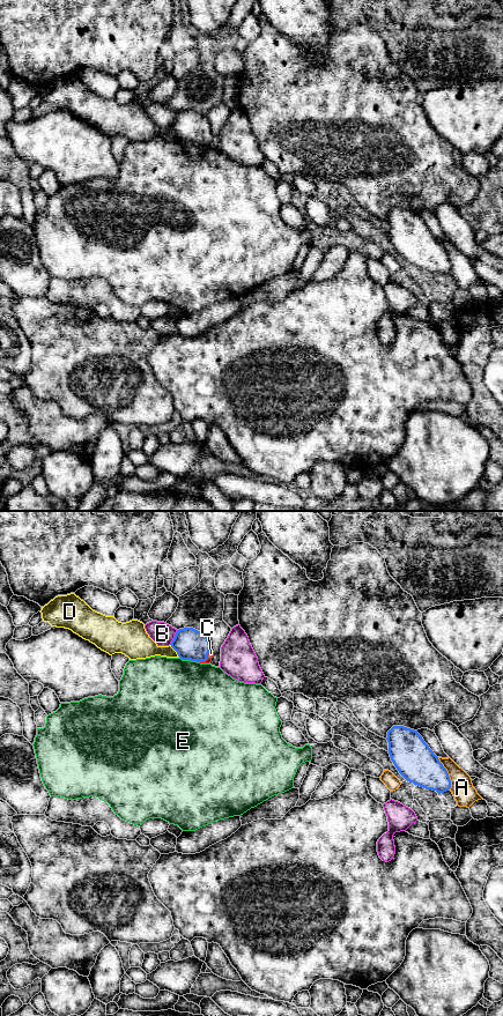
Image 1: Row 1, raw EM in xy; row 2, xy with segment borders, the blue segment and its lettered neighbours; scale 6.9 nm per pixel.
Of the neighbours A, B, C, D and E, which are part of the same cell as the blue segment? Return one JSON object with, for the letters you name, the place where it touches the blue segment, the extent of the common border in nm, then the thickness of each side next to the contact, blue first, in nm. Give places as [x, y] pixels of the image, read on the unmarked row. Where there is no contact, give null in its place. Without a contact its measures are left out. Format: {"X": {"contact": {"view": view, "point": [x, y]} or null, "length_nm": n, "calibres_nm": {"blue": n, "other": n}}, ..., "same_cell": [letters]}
{"C": {"contact": {"view": "xy", "point": [206, 139]}, "length_nm": 140, "calibres_nm": {"blue": 220, "other": 40}}, "same_cell": ["C"]}

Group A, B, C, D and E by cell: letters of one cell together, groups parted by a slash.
A / B / C / D / E

